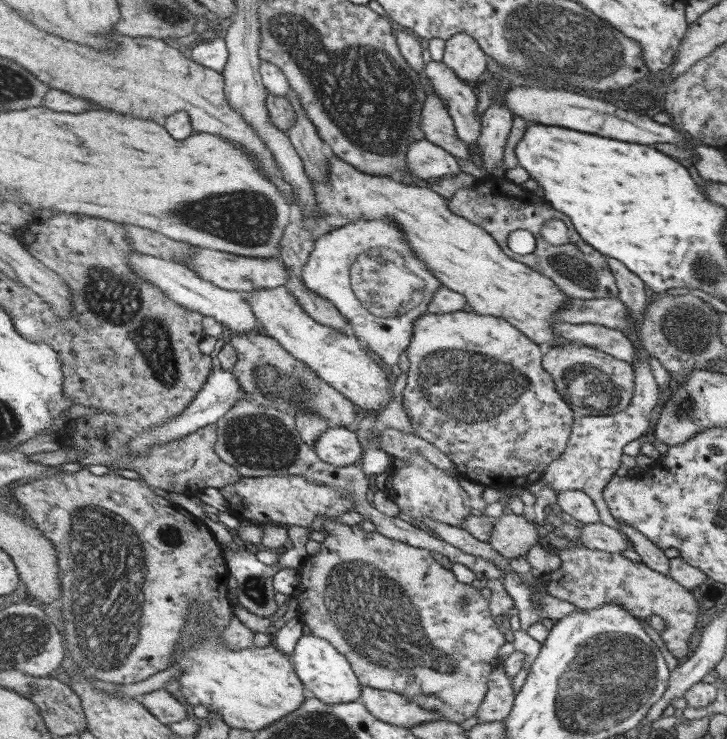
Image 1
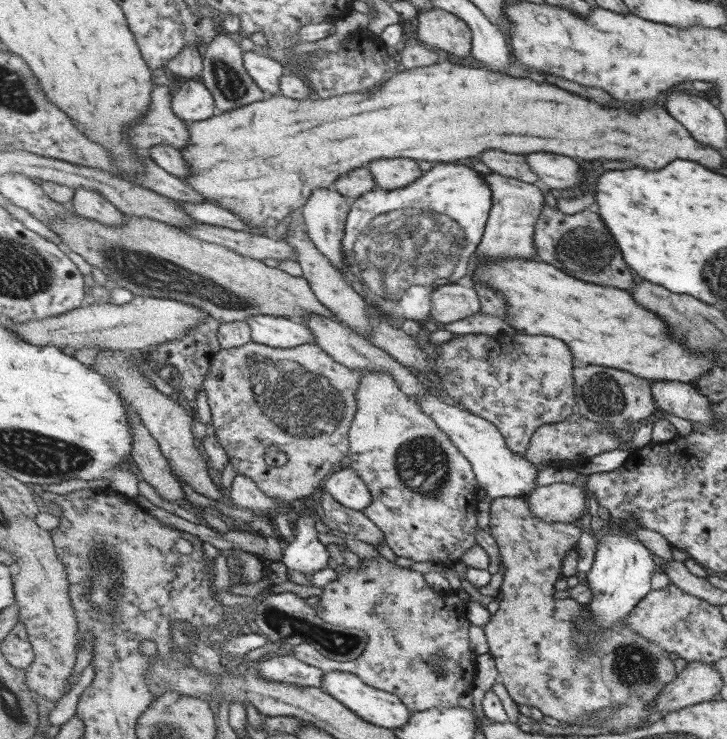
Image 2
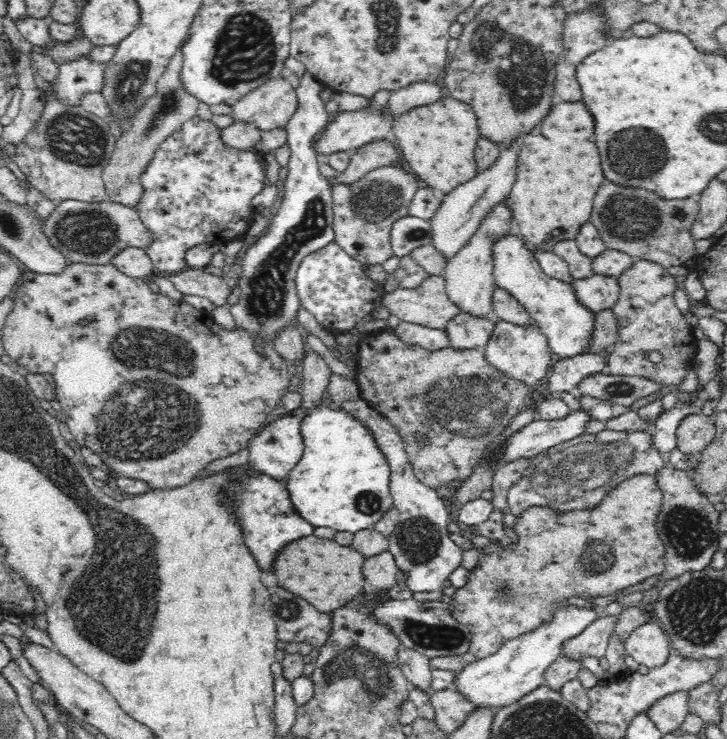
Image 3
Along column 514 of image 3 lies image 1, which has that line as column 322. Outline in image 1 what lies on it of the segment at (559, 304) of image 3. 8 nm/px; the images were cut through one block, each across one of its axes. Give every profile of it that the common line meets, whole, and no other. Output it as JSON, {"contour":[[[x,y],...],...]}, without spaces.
{"contour":[[[361,219],[343,228],[325,233],[318,239],[315,250],[306,267],[299,271],[305,287],[315,295],[327,299],[351,324],[352,333],[363,345],[380,357],[380,362],[389,368],[399,362],[399,356],[406,353],[413,340],[414,322],[428,313],[435,294],[443,283],[435,274],[427,271],[427,265],[414,253],[404,232],[394,220]]]}

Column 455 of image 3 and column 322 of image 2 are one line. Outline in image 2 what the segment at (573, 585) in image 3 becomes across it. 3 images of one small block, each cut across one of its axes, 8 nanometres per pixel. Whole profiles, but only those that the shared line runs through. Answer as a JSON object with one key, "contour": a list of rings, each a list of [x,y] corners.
{"contour":[[[382,556],[361,559],[359,568],[347,568],[339,564],[334,569],[339,576],[323,587],[315,607],[321,619],[327,623],[355,627],[369,635],[369,642],[359,660],[339,663],[323,656],[311,644],[301,644],[293,648],[299,660],[320,668],[322,671],[353,672],[372,687],[395,693],[412,711],[426,711],[435,707],[455,708],[459,698],[471,693],[475,688],[477,657],[469,648],[469,633],[474,626],[467,618],[468,603],[459,600],[456,590],[446,596],[437,592],[421,572],[400,567]]]}

